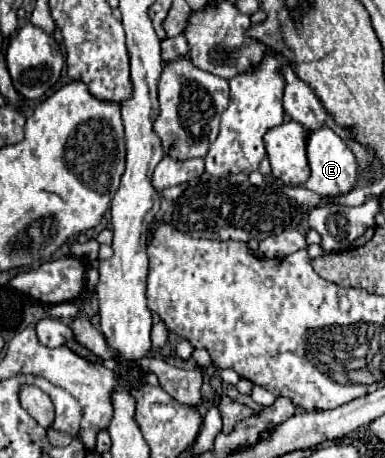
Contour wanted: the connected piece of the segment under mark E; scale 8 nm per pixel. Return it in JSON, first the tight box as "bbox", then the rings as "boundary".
{"bbox":[305,126,357,196],"boundary":[[[321,126],[317,130],[309,130],[307,134],[307,160],[311,168],[311,176],[305,182],[305,188],[319,196],[341,196],[347,194],[357,182],[357,160],[349,146],[329,128]]]}

